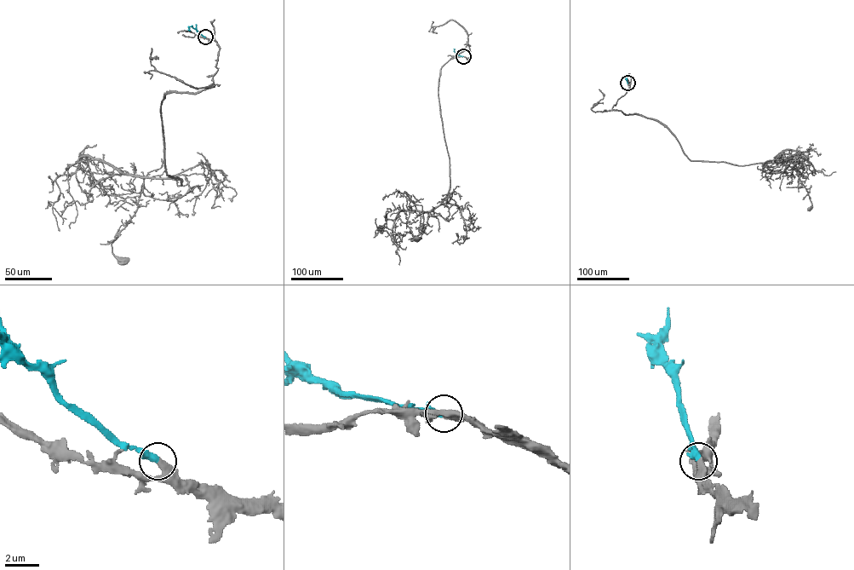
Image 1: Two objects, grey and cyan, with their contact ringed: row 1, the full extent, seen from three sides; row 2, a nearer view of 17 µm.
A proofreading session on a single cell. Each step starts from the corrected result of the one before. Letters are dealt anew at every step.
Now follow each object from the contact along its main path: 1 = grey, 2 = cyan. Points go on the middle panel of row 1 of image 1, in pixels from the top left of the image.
1: (463, 56), (471, 57), (467, 41), (442, 66), (438, 89), (449, 189), (410, 239), (417, 238)
2: (463, 56), (456, 54), (453, 48)

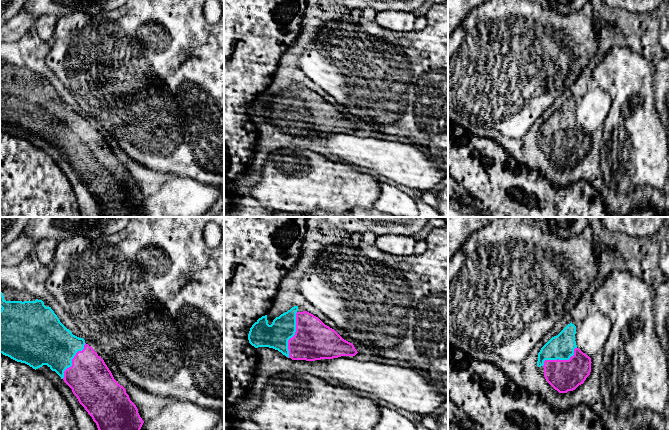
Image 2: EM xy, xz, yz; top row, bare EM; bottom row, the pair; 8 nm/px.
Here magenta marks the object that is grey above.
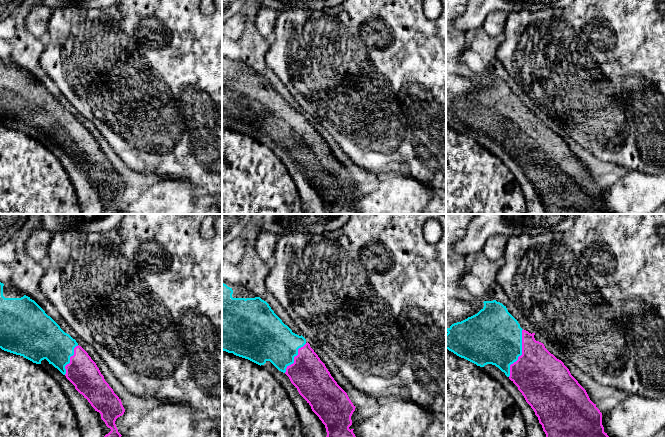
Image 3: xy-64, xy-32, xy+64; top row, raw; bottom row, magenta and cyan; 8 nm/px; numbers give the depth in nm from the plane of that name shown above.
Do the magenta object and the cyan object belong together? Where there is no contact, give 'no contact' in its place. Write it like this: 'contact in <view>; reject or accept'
contact in xz; accept

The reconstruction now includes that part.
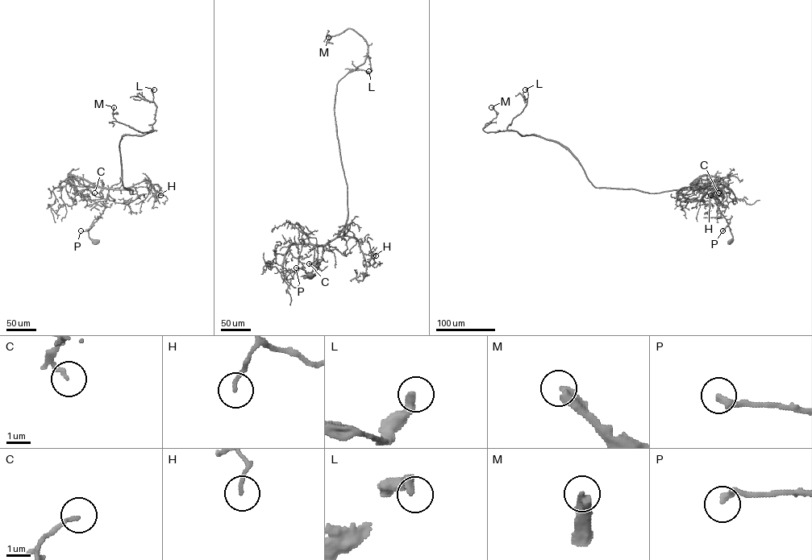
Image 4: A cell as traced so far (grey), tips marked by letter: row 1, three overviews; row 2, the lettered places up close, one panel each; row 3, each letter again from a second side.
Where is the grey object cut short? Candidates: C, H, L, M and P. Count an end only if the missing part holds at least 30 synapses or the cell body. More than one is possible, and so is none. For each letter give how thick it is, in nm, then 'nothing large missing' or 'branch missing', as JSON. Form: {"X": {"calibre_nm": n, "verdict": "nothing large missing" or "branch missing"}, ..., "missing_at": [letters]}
{"C": {"calibre_nm": 140, "verdict": "nothing large missing"}, "H": {"calibre_nm": 120, "verdict": "nothing large missing"}, "L": {"calibre_nm": 320, "verdict": "branch missing"}, "M": {"calibre_nm": 400, "verdict": "branch missing"}, "P": {"calibre_nm": 280, "verdict": "nothing large missing"}, "missing_at": ["L", "M"]}

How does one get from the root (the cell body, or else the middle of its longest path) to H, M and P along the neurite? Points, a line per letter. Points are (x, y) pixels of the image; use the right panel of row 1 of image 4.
H: (730, 242), (732, 234), (714, 197), (702, 188), (692, 189), (691, 184), (700, 180), (721, 184), (710, 195)
M: (730, 242), (727, 221), (702, 188), (595, 188), (555, 141), (485, 131), (497, 117), (491, 107)
P: (730, 242), (732, 236), (730, 227), (726, 226), (722, 230)

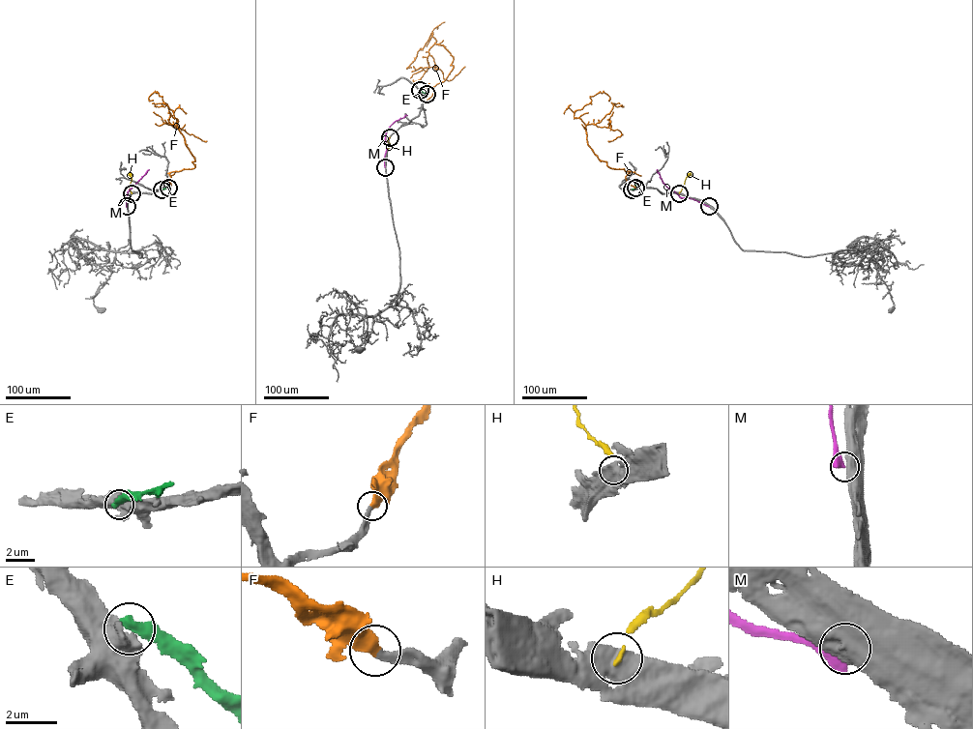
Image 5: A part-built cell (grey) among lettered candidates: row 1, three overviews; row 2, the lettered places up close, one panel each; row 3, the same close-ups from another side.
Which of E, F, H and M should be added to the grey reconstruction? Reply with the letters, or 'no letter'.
F

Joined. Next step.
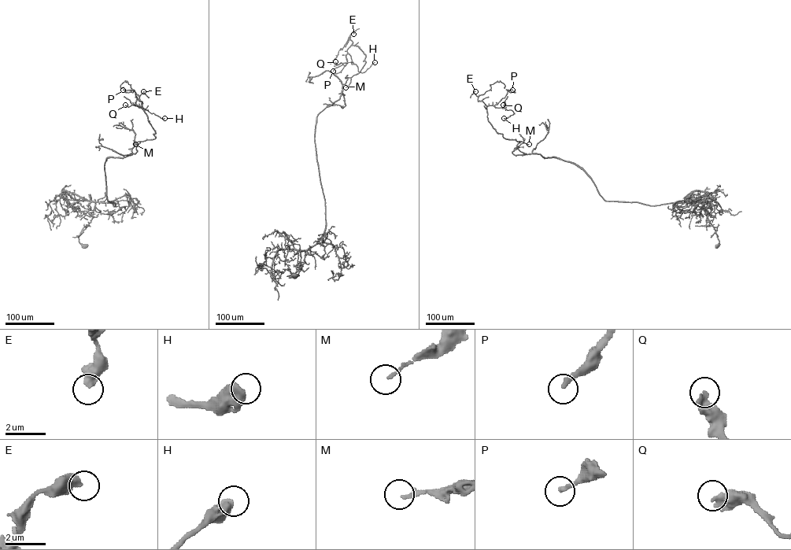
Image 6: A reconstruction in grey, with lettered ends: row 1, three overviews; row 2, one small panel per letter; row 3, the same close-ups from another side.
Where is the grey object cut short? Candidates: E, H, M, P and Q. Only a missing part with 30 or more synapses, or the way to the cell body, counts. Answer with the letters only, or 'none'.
none

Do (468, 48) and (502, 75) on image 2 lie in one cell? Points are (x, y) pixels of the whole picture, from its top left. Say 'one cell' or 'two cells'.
one cell

